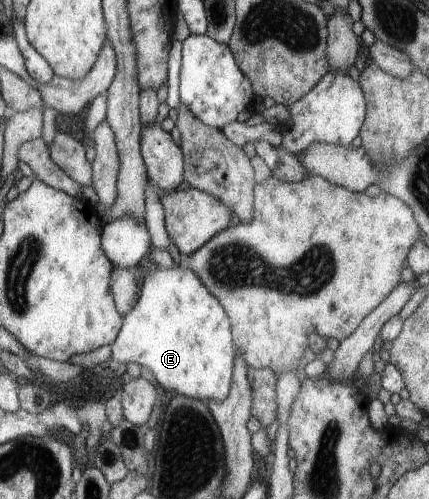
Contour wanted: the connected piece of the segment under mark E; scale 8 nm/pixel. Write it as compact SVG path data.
M184 263L179 264L177 267L172 265L170 269L155 267L155 269L143 279L136 305L122 318L119 332L116 334L110 347L110 357L114 359L114 361L137 363L140 367L146 369L147 373L151 373L164 389L175 391L176 394L195 400L214 400L217 402L221 402L228 395L233 359L236 353L235 345L231 338L231 325L220 302L213 295L210 295L210 292L200 283L200 280L197 278L197 275L194 275L193 271L184 267Z

